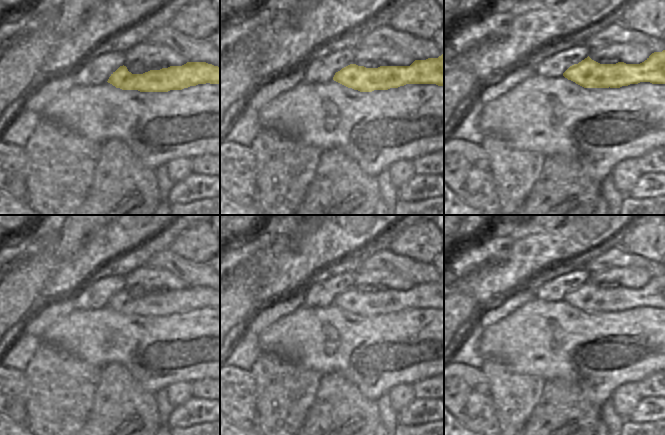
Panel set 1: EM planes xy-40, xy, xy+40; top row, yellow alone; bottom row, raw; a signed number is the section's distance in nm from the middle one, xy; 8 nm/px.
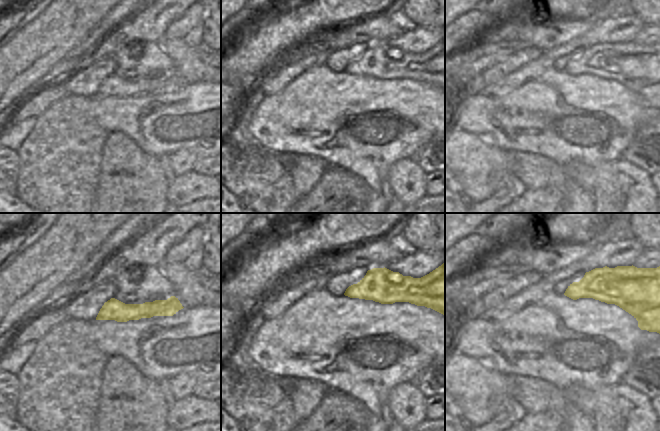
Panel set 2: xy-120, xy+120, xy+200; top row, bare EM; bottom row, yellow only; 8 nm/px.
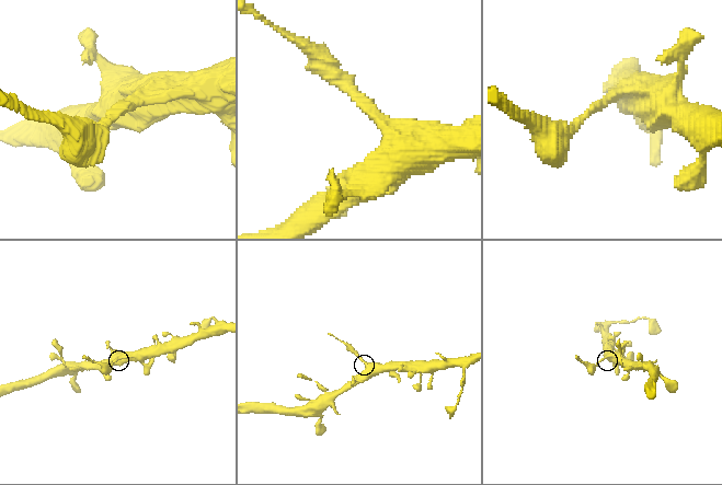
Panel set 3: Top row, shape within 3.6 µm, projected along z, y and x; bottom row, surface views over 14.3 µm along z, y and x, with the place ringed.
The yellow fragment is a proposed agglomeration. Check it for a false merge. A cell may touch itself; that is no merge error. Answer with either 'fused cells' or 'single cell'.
fused cells

